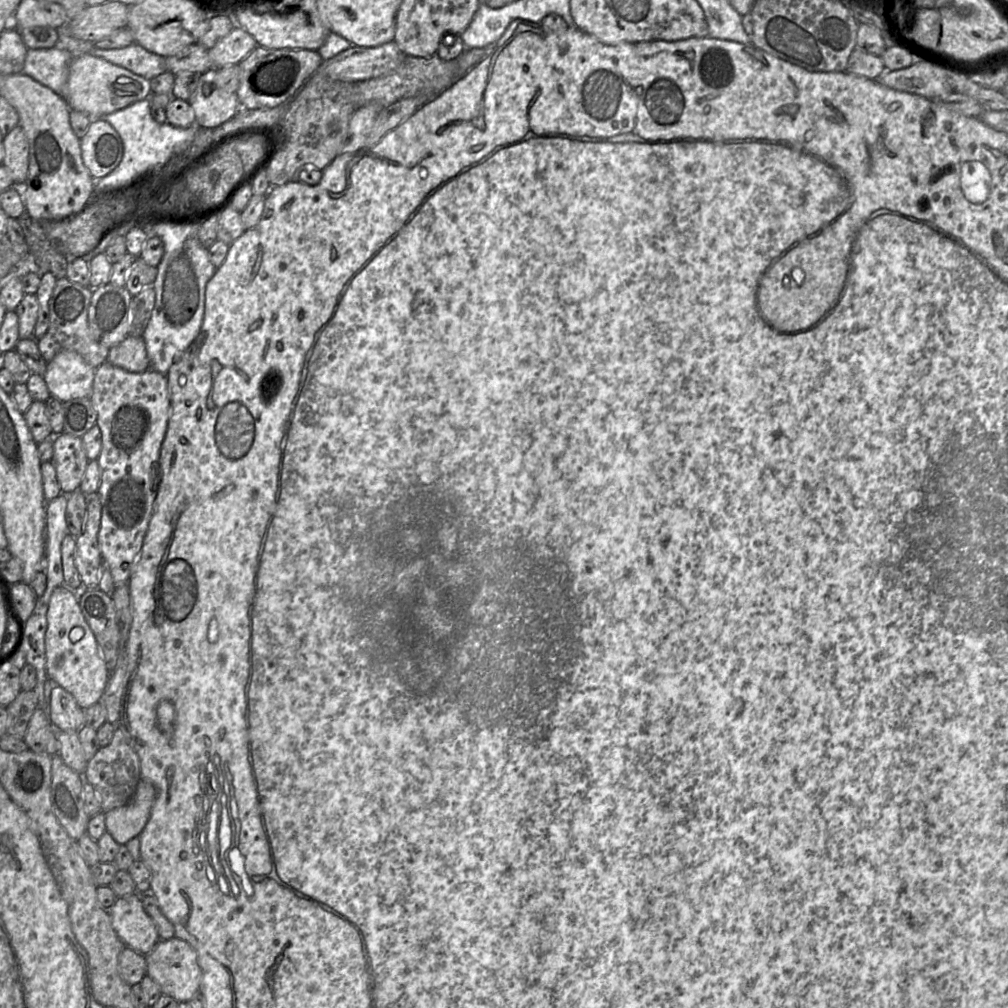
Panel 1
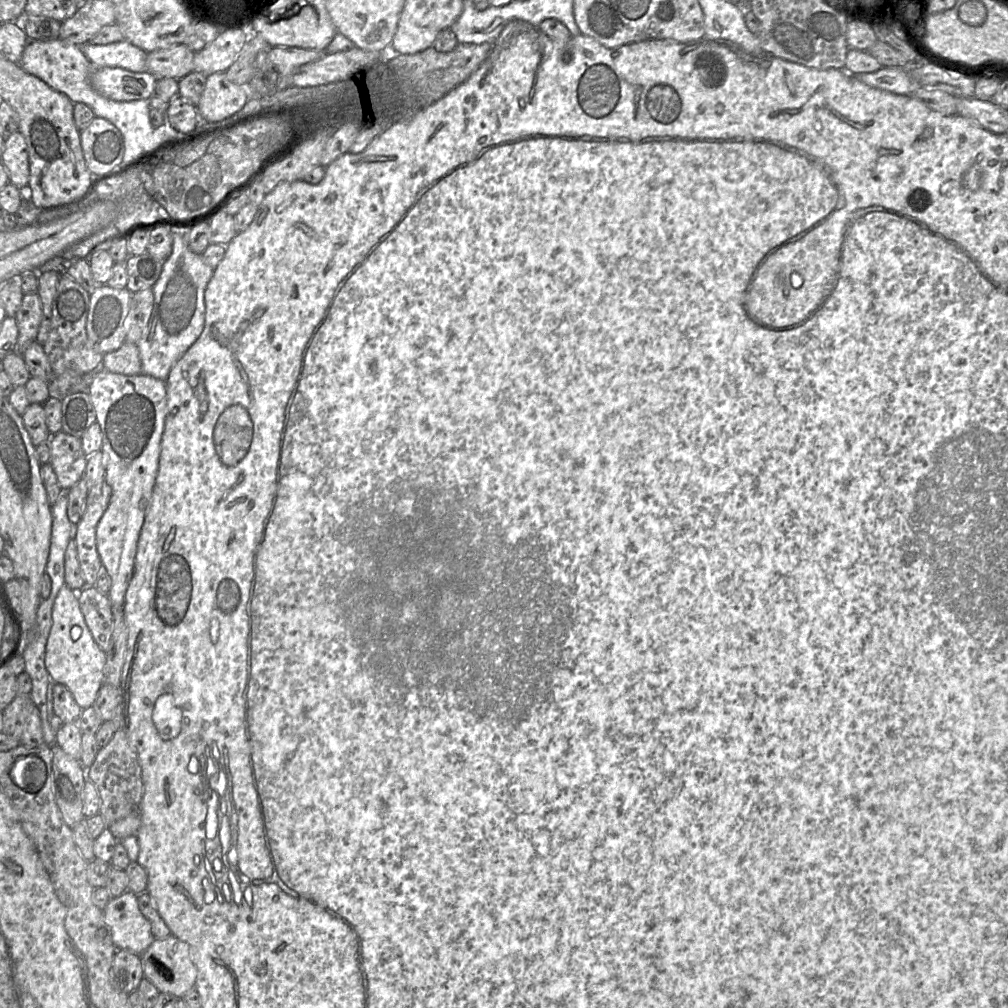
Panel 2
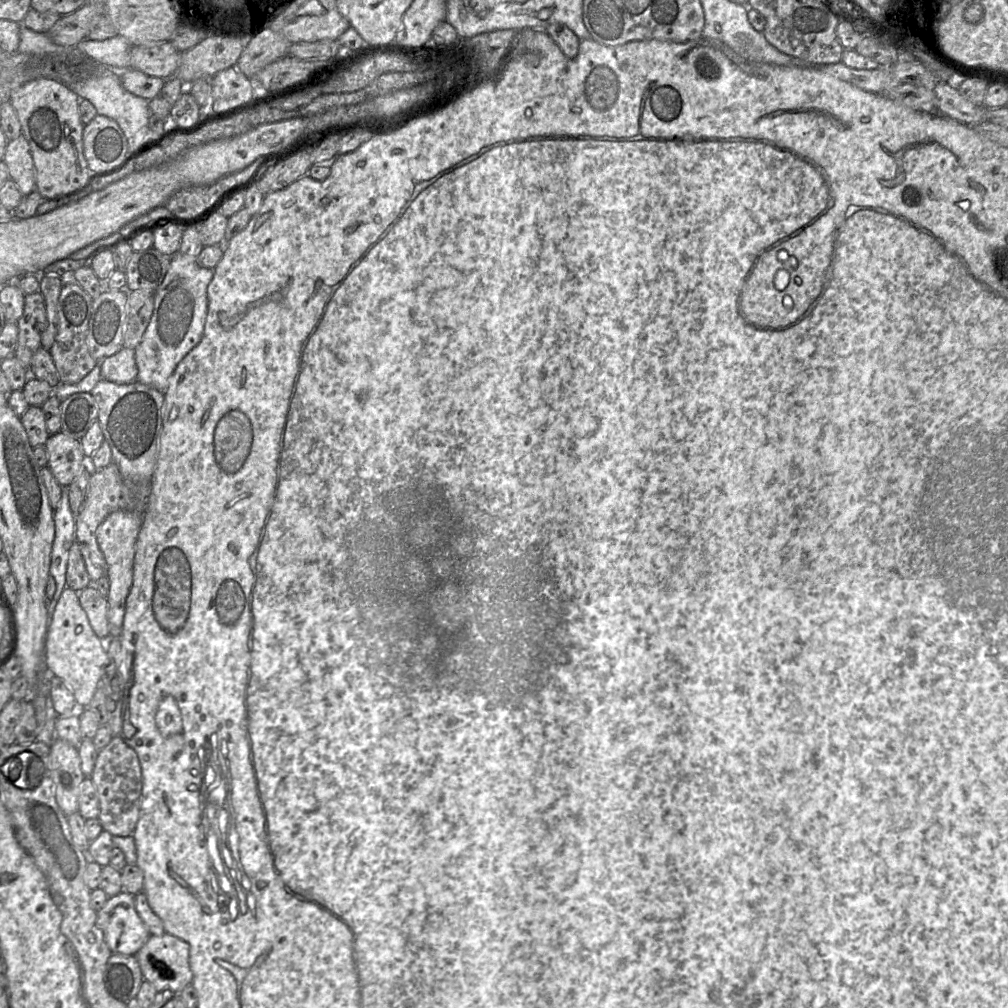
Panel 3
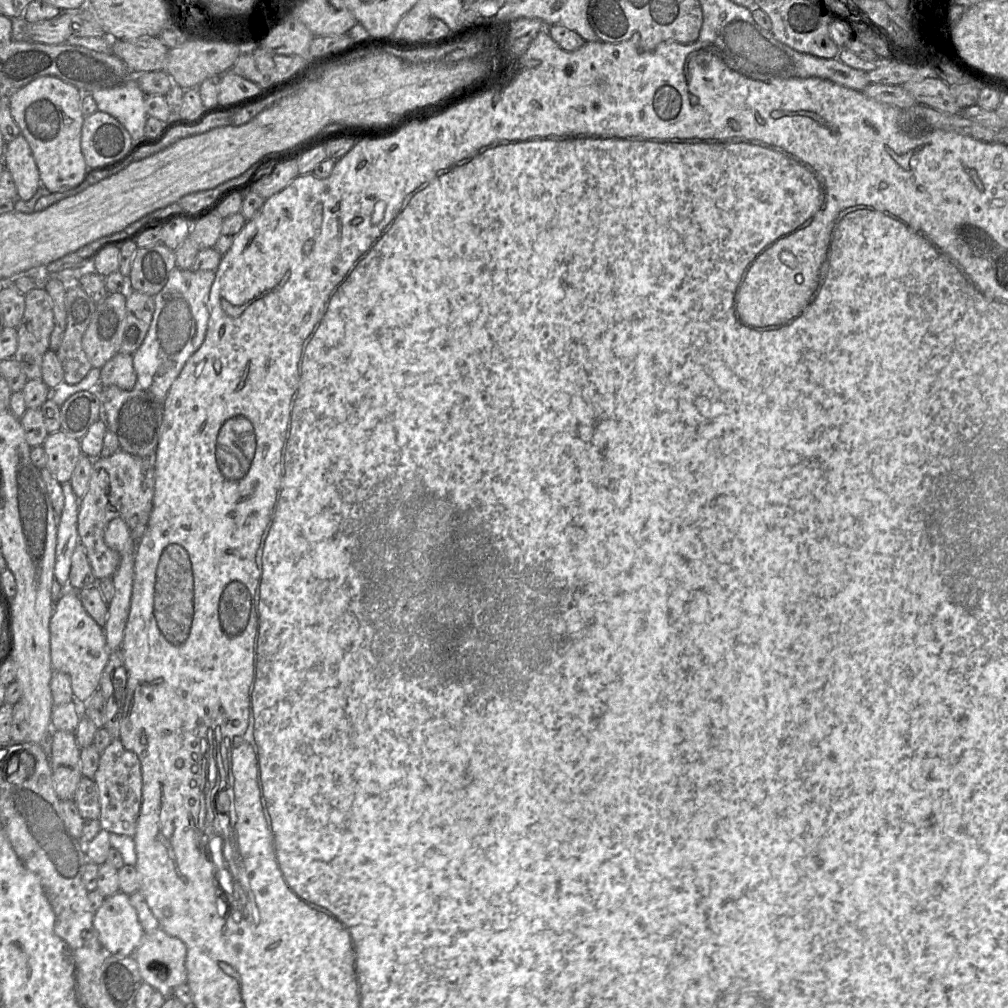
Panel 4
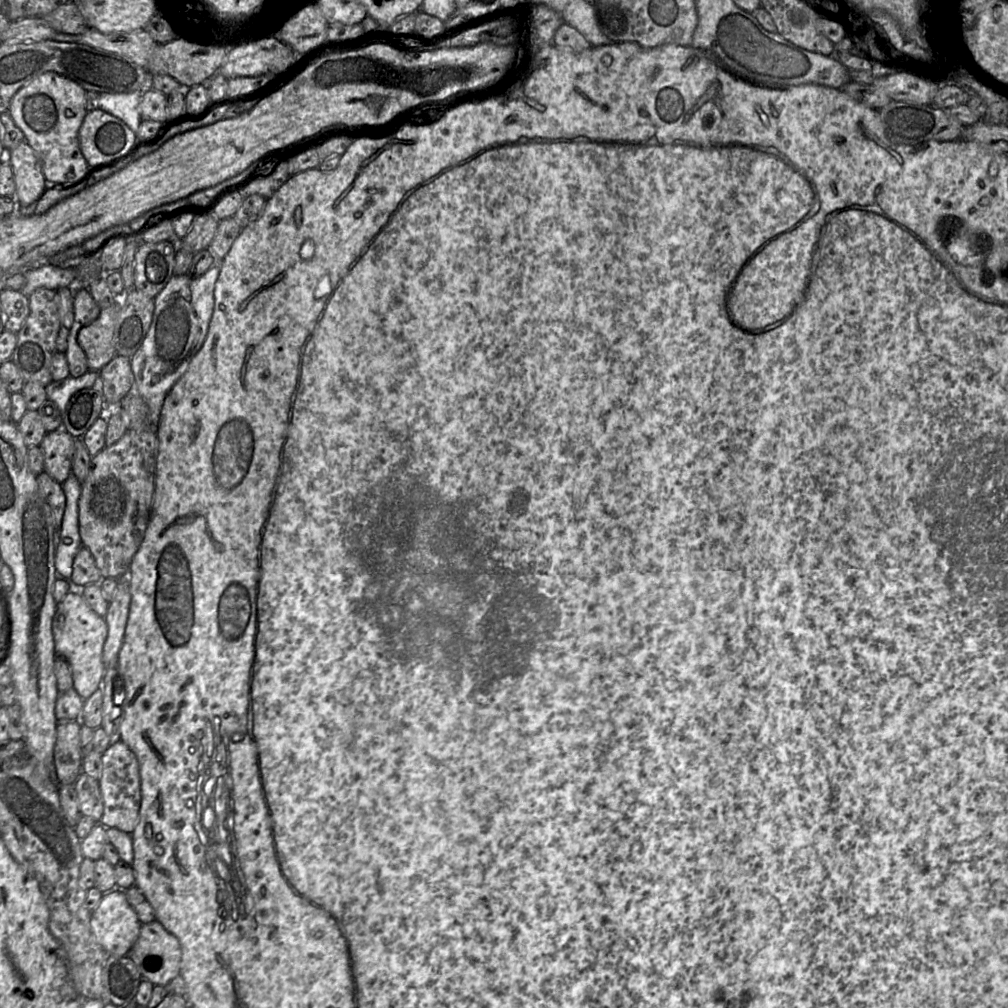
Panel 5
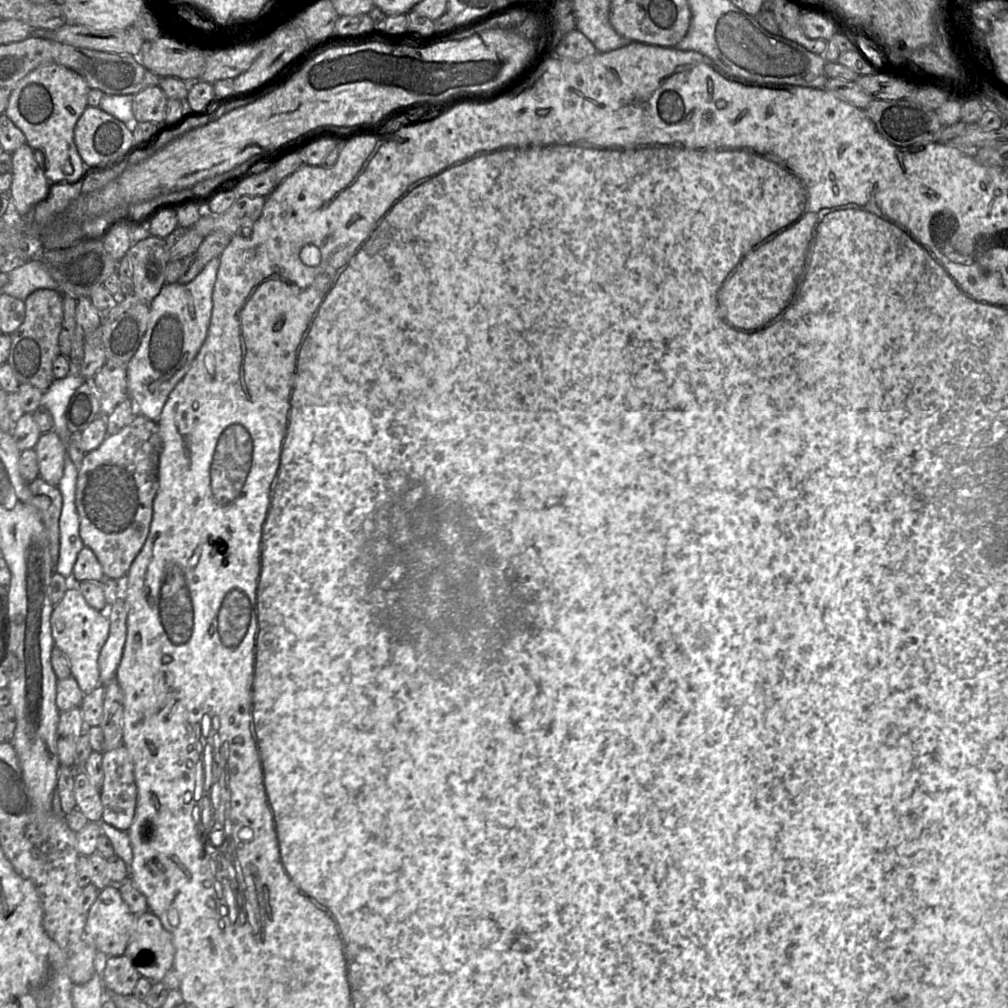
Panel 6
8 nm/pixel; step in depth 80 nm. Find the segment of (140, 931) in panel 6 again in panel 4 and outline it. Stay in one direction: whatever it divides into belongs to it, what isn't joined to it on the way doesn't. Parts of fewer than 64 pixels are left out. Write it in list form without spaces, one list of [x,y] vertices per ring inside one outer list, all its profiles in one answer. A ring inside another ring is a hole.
[[[161,928],[147,931],[133,954],[143,982],[162,993],[187,983],[186,955],[186,945]]]

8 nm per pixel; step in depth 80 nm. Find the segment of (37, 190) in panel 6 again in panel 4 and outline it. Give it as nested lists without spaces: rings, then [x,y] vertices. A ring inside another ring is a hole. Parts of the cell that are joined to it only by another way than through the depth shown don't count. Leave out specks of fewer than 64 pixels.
[[[22,135],[6,144],[2,161],[13,177],[18,199],[30,200],[42,185],[31,148]]]

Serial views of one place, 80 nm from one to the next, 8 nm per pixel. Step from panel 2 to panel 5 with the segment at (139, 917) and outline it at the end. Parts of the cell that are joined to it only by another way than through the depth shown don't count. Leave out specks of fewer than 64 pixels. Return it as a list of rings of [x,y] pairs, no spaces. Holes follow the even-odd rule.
[[[119,888],[104,893],[98,907],[91,913],[92,932],[107,955],[129,955],[141,925],[128,903],[125,890]]]

